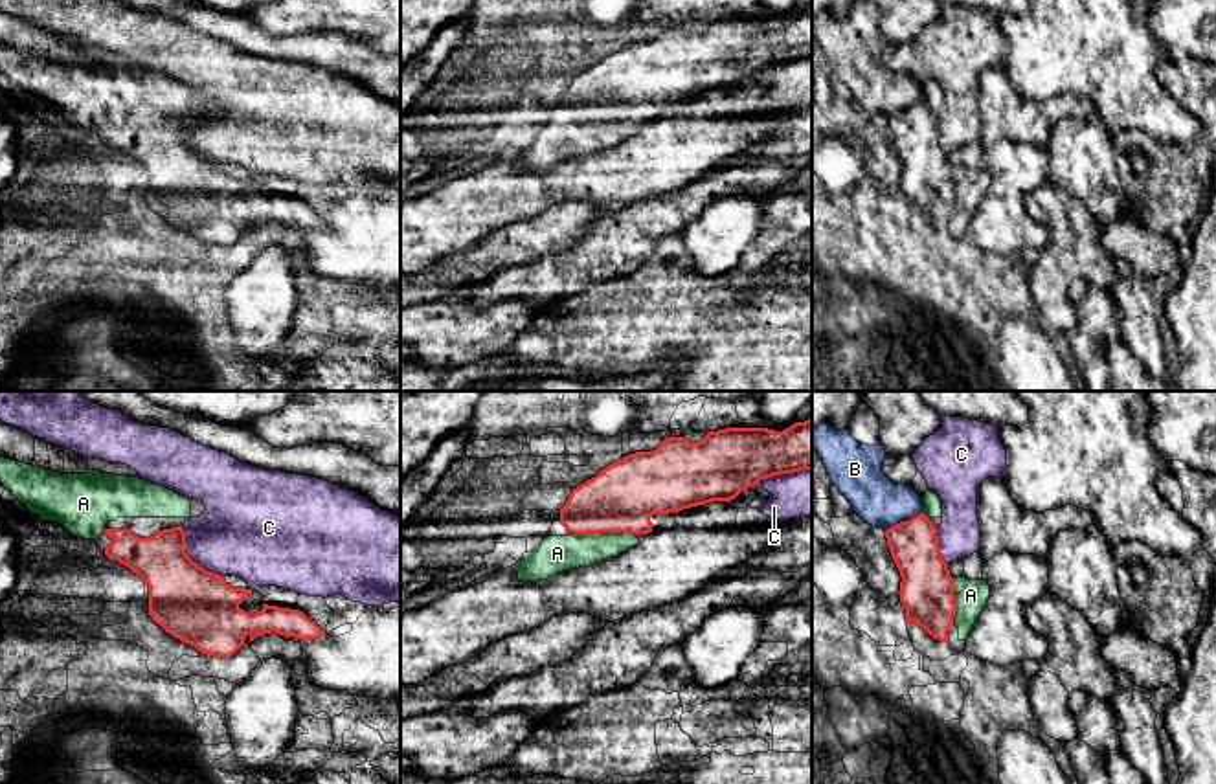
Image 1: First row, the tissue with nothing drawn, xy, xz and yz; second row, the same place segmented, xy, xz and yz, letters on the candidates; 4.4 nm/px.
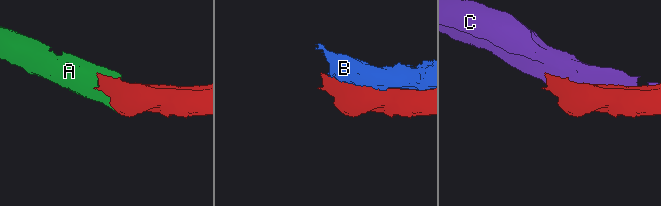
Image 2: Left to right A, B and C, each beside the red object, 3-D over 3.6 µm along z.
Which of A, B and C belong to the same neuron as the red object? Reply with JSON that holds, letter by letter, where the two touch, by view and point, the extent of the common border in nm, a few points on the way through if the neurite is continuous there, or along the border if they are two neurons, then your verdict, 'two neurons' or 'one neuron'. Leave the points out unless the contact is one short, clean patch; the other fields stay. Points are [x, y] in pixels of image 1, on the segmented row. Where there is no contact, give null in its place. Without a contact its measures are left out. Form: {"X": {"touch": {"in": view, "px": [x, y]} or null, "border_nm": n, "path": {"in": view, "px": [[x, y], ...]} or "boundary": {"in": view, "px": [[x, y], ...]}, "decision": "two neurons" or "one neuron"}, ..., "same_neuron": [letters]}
{"A": {"touch": {"in": "xz", "px": [603, 531]}, "border_nm": 280, "decision": "one neuron"}, "B": {"touch": {"in": "yz", "px": [902, 522]}, "border_nm": 180, "decision": "two neurons"}, "C": {"touch": {"in": "xy", "px": [190, 559]}, "border_nm": 300, "decision": "two neurons"}, "same_neuron": ["A"]}

